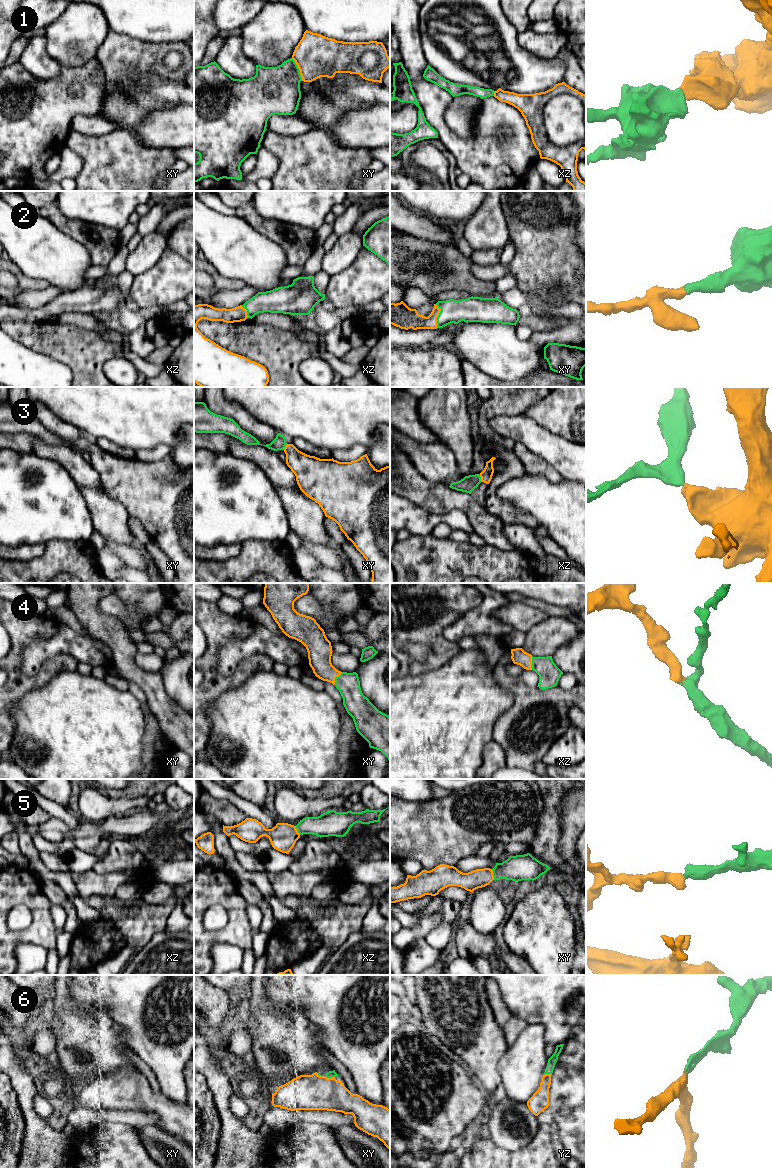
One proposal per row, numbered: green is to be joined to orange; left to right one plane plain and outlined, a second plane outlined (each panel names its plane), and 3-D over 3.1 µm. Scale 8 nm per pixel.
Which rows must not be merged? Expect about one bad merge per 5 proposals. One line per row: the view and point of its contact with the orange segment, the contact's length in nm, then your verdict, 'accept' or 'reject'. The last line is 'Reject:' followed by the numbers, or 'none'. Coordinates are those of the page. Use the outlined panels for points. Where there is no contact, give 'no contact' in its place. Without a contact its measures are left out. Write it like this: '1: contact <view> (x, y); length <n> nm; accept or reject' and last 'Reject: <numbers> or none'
1: contact xy (299, 69); length 200 nm; reject
2: contact xy (437, 316); length 190 nm; accept
3: contact xz (481, 478); length 70 nm; accept
4: contact xy (335, 677); length 130 nm; accept
5: contact xy (492, 874); length 90 nm; accept
6: contact xy (329, 1078); length 90 nm; accept
Reject: 1

